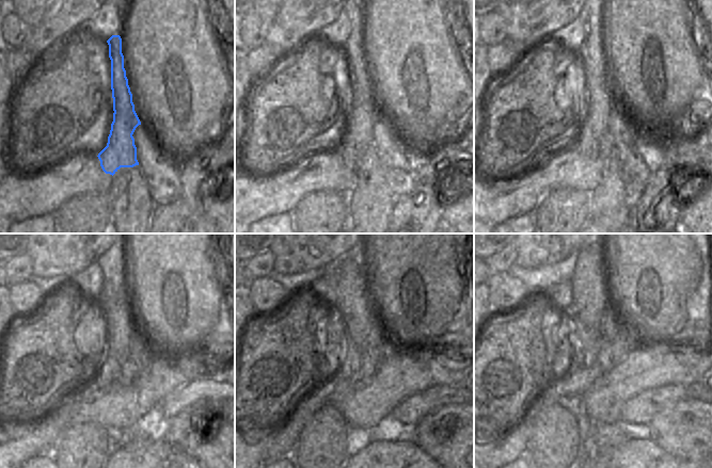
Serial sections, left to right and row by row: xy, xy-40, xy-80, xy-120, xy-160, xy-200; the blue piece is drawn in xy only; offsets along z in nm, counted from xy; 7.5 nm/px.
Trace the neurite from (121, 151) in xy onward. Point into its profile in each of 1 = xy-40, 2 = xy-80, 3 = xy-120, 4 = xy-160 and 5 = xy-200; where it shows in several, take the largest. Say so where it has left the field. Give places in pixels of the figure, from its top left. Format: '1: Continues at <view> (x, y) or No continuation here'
1: Continues at xy-40 (359, 134)
2: Continues at xy-80 (595, 92)
3: Continues at xy-120 (116, 328)
4: Continues at xy-160 (354, 317)
5: Continues at xy-200 (589, 300).

